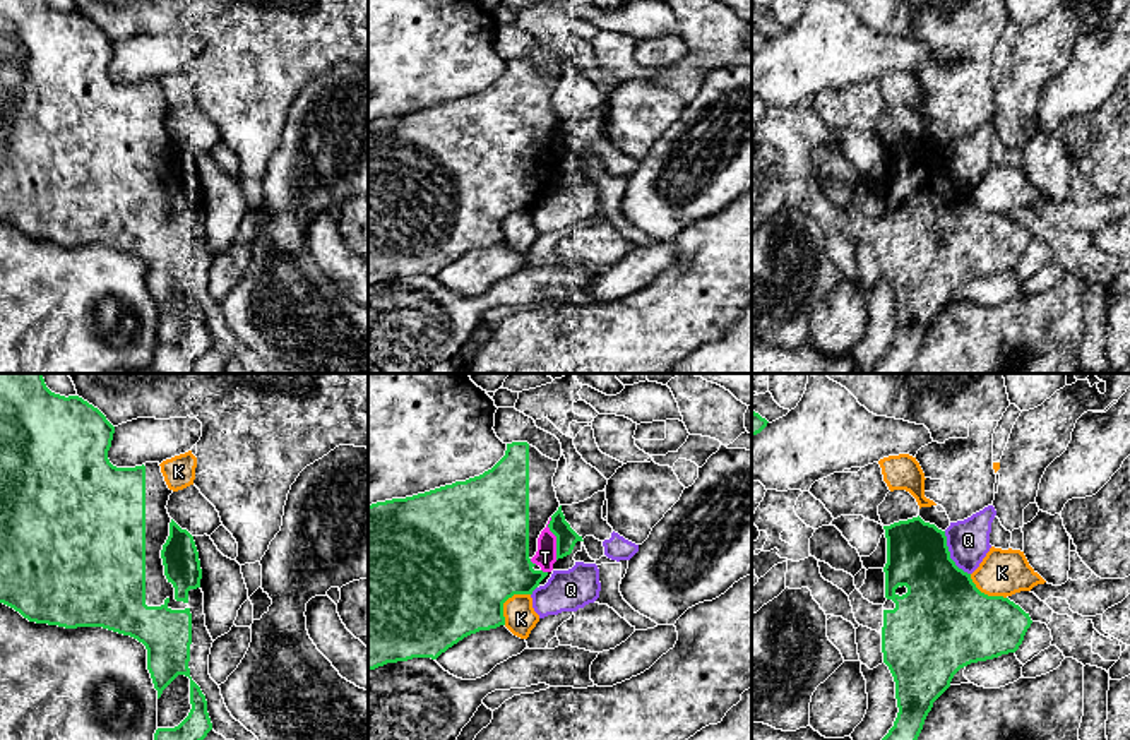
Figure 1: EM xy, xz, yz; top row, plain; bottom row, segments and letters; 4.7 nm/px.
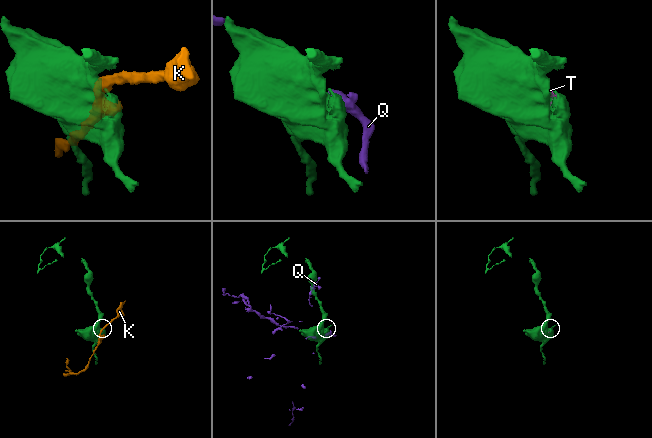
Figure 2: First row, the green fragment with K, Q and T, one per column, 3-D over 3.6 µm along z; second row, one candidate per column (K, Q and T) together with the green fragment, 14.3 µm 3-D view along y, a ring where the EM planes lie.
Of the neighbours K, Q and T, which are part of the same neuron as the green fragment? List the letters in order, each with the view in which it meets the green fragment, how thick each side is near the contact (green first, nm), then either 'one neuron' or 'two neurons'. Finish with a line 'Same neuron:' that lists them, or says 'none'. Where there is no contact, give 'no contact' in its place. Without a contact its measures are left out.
K: xz | 500/150 nm | two neurons
Q: yz | 360/200 nm | two neurons
T: xz | 100/100 nm | one neuron
Same neuron: T

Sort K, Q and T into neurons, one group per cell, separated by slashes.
K / Q / T

